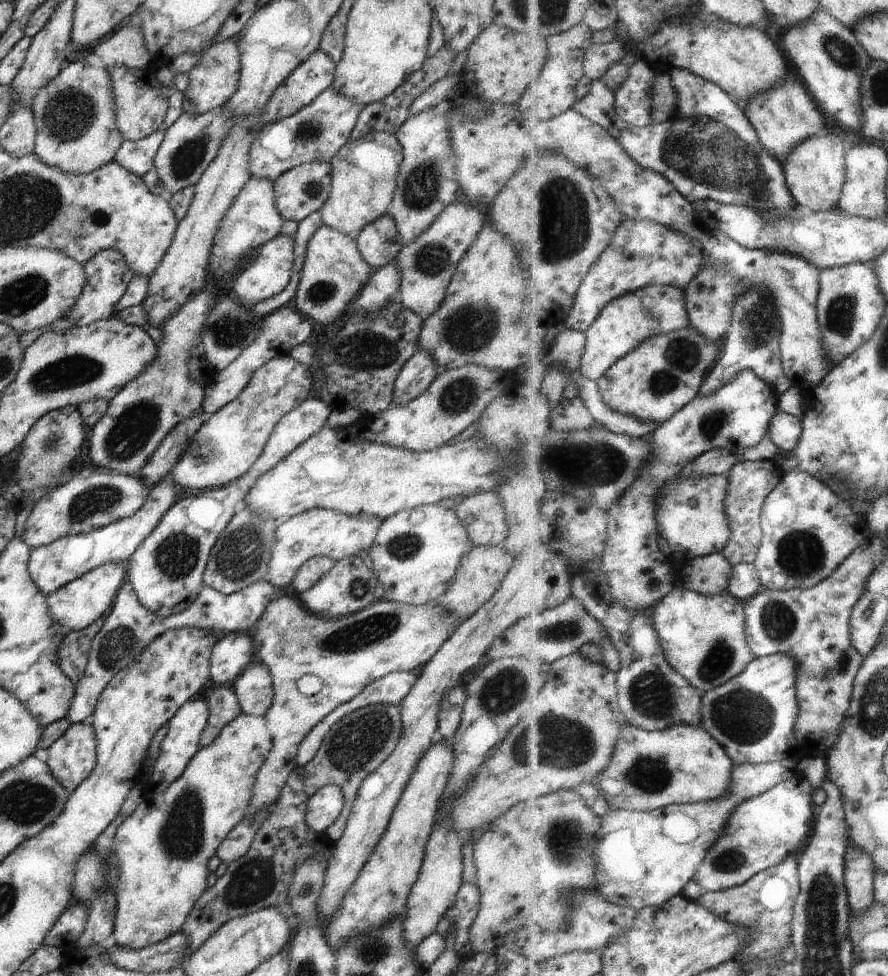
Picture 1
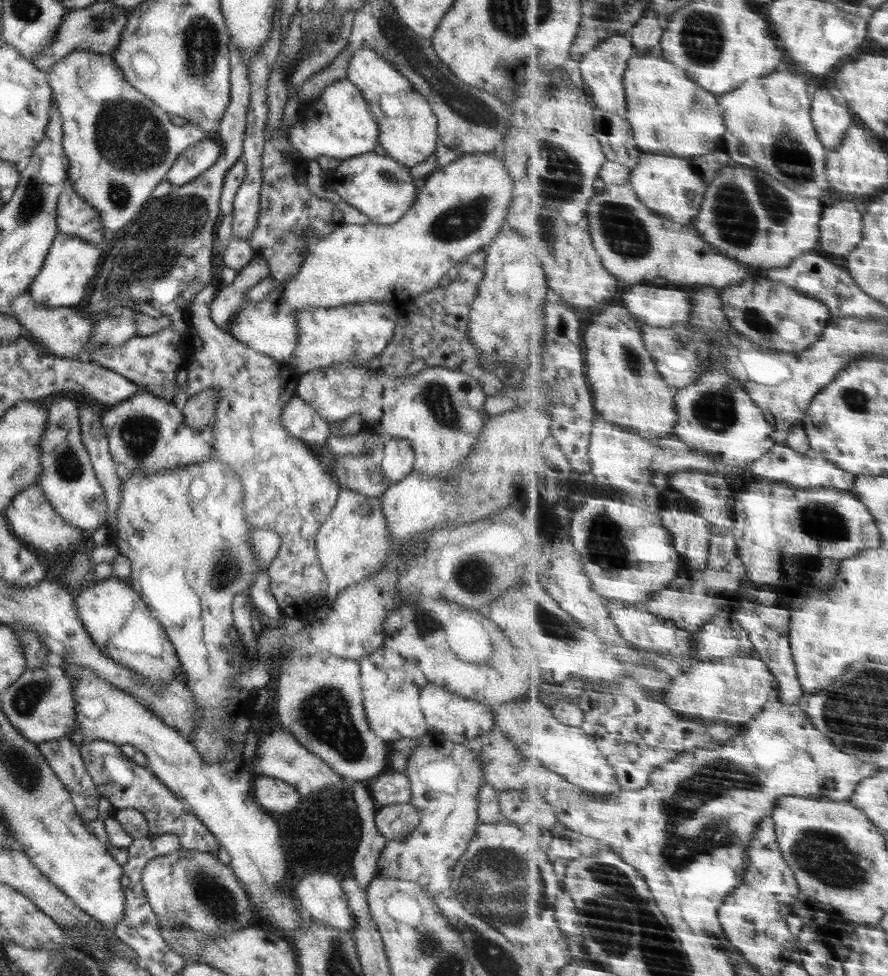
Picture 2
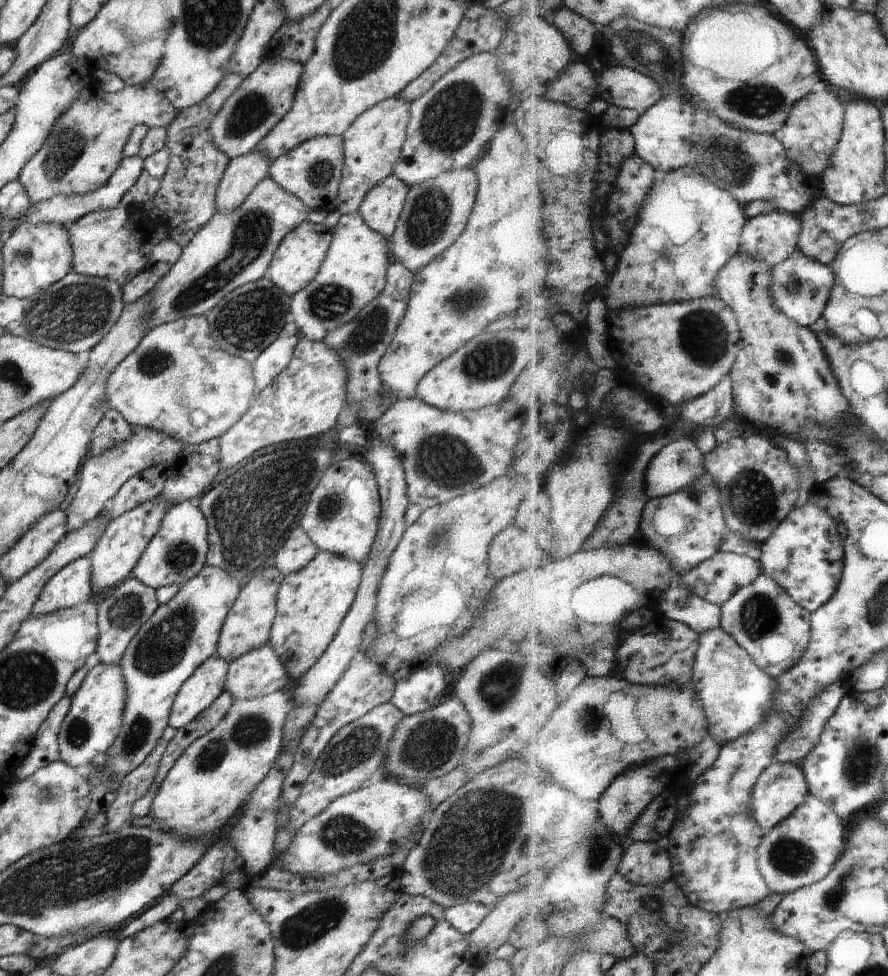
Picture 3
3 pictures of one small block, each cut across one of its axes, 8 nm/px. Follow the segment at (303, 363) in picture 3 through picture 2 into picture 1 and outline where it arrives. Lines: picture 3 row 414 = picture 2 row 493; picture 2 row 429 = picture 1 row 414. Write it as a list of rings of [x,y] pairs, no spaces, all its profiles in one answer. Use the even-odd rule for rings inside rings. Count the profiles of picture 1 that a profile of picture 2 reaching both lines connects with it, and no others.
[[[278,355],[272,360],[265,362],[251,374],[247,385],[232,402],[205,417],[203,424],[191,439],[197,444],[191,444],[191,448],[193,445],[203,445],[208,450],[206,456],[198,457],[197,460],[194,460],[189,452],[185,452],[171,468],[171,481],[179,488],[205,490],[220,488],[238,480],[245,472],[250,470],[253,462],[262,454],[266,441],[271,435],[273,428],[278,424],[278,421],[287,412],[290,412],[309,397],[311,386],[312,380],[309,370],[300,363],[293,361],[288,355]]]

